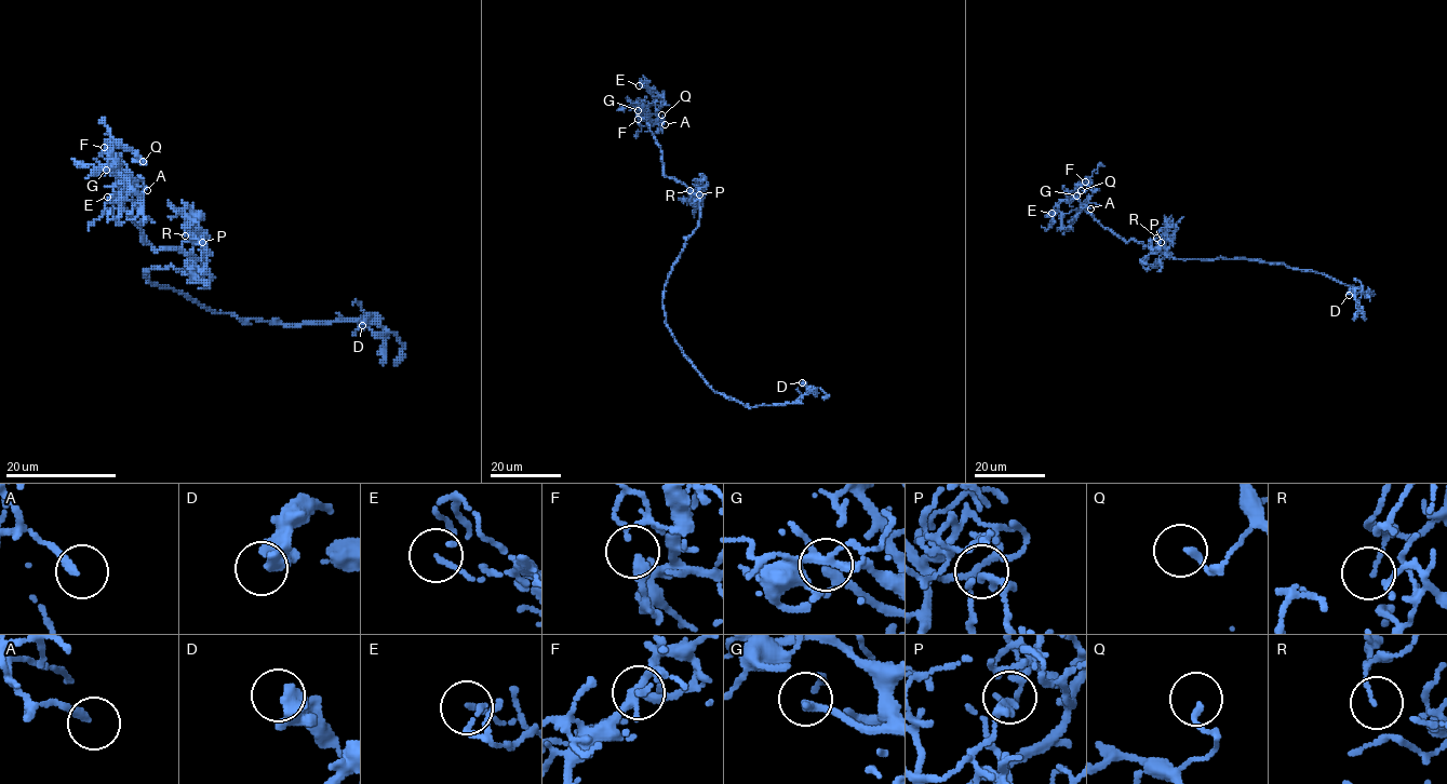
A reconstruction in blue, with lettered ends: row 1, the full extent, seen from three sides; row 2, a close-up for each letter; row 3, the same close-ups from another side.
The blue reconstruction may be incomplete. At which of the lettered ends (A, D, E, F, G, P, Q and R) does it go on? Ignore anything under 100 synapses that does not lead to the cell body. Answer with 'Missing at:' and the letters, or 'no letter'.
Missing at: G

